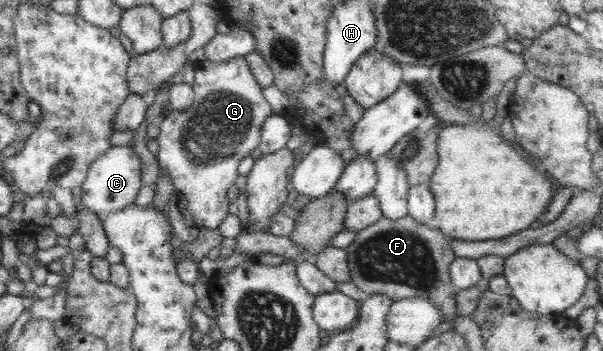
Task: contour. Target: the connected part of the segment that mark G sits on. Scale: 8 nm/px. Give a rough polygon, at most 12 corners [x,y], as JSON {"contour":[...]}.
{"contour":[[243,56],[197,63],[159,123],[159,168],[218,229],[273,110]]}

